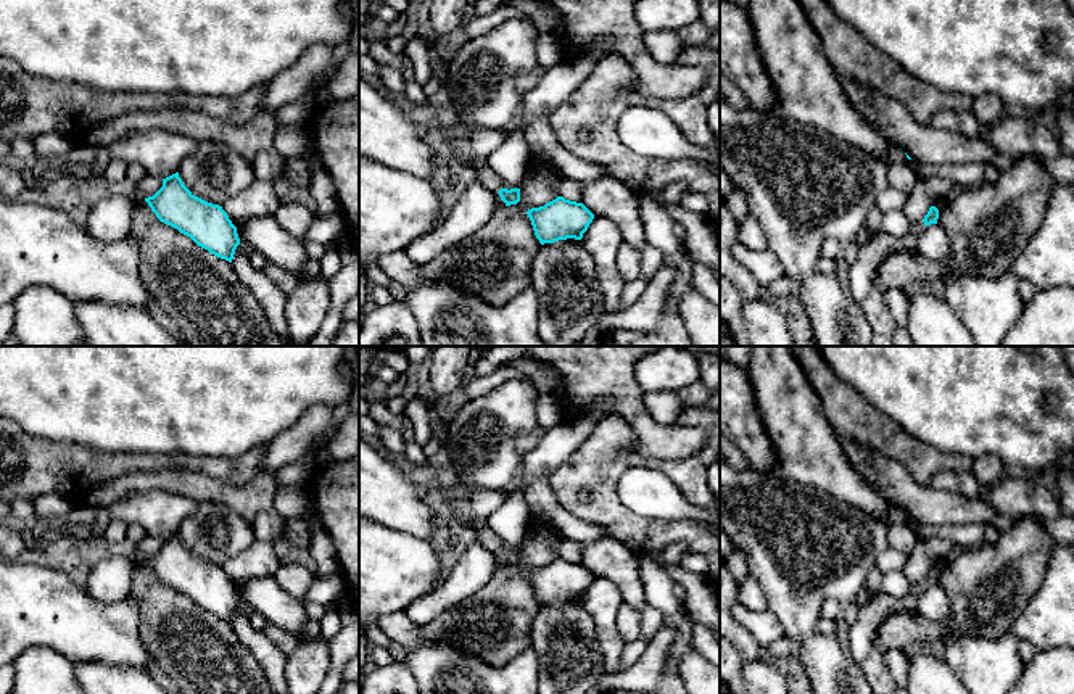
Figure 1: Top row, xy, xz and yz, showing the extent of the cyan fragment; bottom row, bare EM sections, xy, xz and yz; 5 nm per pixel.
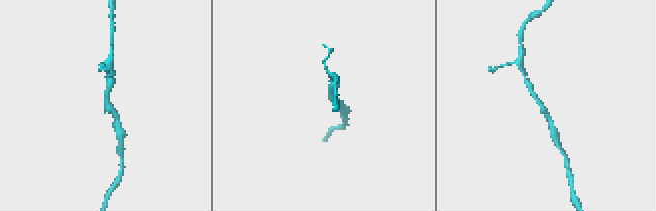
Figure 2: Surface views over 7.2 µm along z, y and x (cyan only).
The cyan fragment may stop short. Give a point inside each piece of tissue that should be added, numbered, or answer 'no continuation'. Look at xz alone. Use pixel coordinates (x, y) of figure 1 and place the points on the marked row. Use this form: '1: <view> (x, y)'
no continuation

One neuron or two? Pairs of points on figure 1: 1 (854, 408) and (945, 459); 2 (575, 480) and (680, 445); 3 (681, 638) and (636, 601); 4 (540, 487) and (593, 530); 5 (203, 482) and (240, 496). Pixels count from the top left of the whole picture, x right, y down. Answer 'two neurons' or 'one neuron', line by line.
1: one neuron
2: two neurons
3: two neurons
4: one neuron
5: one neuron

